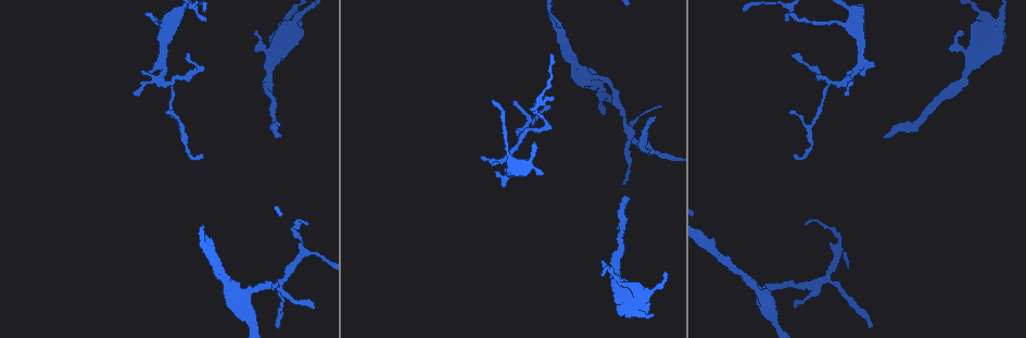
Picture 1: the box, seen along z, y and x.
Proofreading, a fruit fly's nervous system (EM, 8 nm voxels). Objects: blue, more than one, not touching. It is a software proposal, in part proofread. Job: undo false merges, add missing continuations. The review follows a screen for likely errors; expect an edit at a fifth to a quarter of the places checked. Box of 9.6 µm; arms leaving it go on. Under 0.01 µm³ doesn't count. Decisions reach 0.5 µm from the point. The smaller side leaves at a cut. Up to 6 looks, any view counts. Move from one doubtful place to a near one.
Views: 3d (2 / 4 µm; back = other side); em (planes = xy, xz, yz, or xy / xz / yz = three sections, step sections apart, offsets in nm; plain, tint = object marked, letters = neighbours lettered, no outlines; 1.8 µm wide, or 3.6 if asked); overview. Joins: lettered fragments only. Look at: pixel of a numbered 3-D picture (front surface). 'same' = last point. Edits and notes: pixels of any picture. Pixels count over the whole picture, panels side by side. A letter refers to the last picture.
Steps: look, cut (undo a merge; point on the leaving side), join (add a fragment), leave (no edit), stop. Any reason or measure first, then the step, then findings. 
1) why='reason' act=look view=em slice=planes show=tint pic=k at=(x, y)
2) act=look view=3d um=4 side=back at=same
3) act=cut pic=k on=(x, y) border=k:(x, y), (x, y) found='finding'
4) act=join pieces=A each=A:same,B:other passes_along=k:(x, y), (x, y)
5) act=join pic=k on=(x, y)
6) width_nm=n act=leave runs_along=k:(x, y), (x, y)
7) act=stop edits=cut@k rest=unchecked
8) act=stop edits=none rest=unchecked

why='an open end' act=look view=3d um=2 pic=1 at=(884, 135)

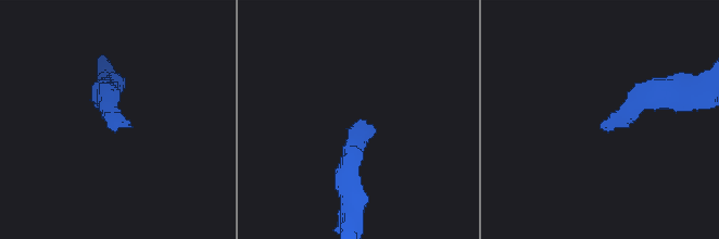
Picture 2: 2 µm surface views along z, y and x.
act=look view=em slice=xz step=4 show=letters pic=2 at=(363, 123)

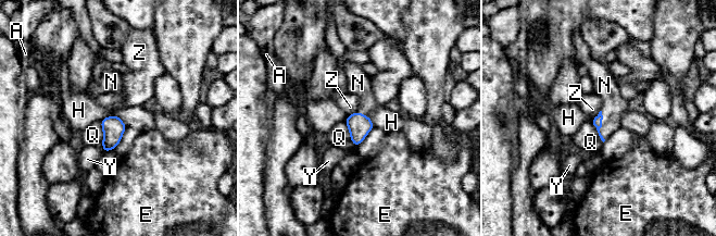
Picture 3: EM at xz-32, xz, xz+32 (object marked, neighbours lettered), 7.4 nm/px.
act=look view=em slice=planes show=letters at=same

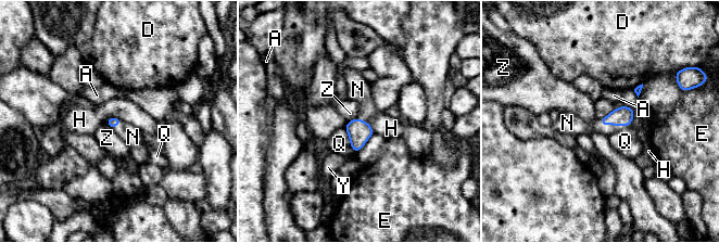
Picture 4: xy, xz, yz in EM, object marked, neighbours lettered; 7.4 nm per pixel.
act=join pieces=N each=A:other,D:other,E:other,H:other,N:same,Q:other,Y:other,Z:other passes_along=4:(622, 116), (612, 124), (578, 126) found='the cell continues'

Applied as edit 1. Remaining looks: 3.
why='see it whole again' act=look view=overview

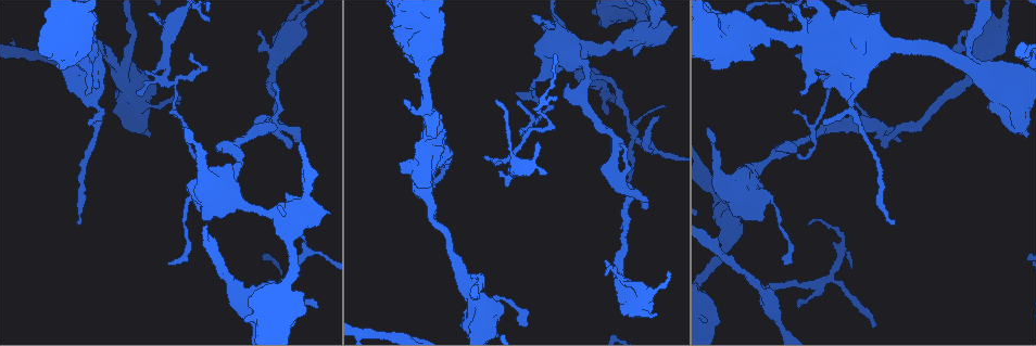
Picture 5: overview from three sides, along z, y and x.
why='arms part here' act=look view=em slice=planes show=plain pic=5 at=(303, 250)

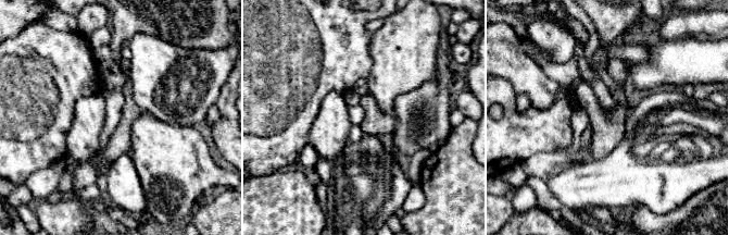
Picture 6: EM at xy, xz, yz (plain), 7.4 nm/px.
act=look view=em slice=planes show=letters at=same

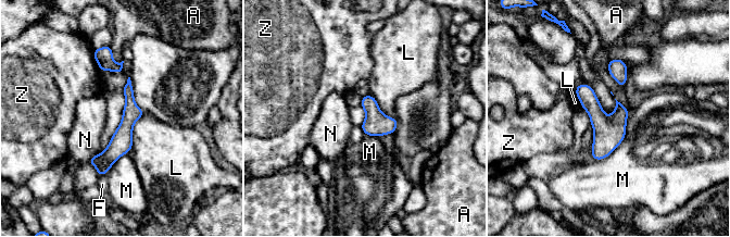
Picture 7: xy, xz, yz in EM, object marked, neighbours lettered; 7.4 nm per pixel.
longest_contact=M:440nm act=leave each=A:other,F:other,L:other,M:other,N:other,Z:other runs_along=7:(128, 85), (123, 138), (100, 172) found='all the same cell'

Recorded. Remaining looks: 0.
act=stop edits=join@4 rest=unchecked

